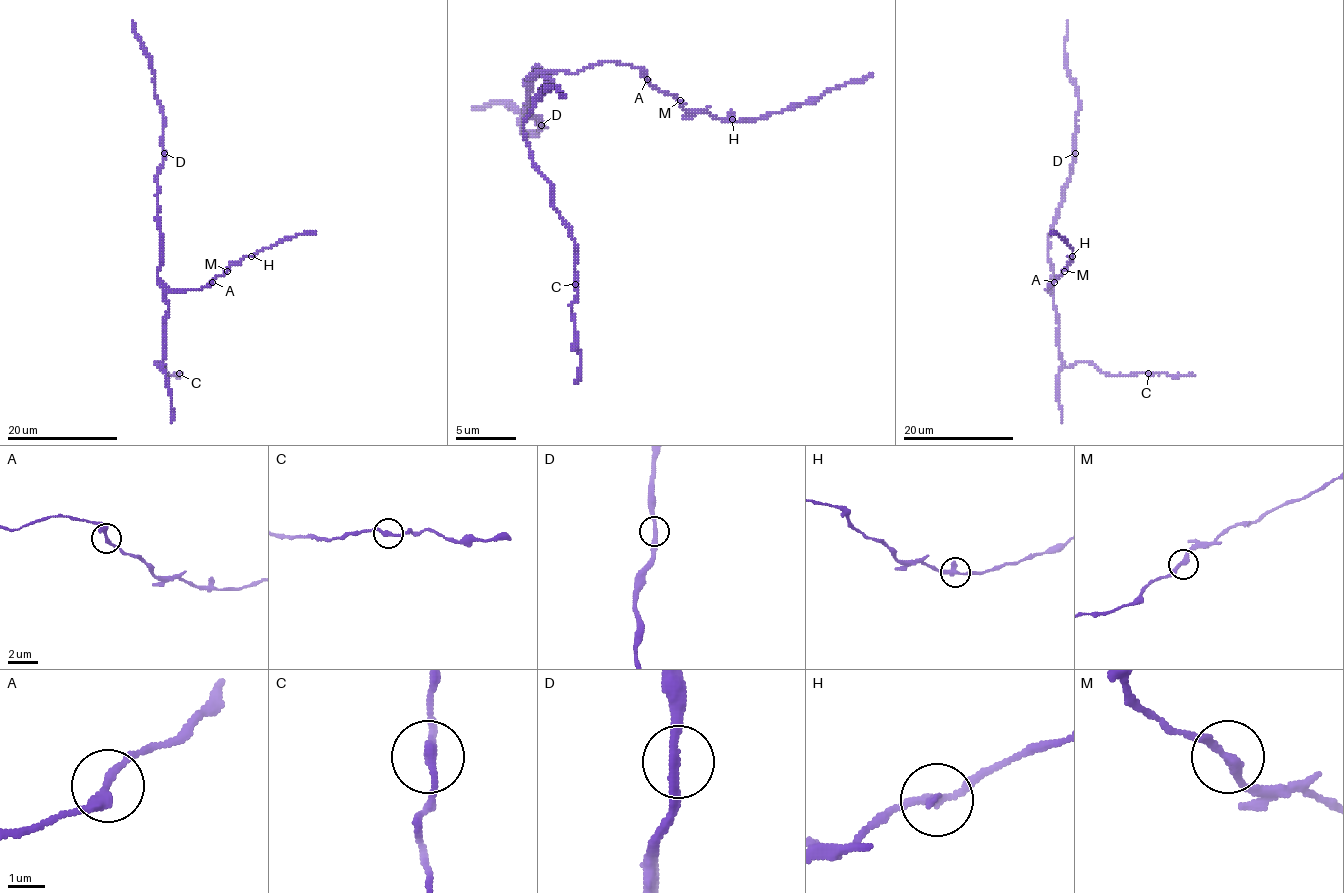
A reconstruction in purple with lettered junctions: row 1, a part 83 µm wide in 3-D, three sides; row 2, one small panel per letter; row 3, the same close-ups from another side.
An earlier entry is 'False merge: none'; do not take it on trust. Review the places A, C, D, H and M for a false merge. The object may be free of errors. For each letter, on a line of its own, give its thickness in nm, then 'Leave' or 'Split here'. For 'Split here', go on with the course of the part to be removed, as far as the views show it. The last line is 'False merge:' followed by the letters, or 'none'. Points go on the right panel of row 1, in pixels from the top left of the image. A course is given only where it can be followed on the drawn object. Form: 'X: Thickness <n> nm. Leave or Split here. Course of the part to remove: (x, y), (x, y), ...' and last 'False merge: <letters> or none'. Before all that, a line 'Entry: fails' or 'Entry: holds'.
Entry: holds
A: Thickness 240 nm. Leave
C: Thickness 240 nm. Leave
D: Thickness 280 nm. Leave
H: Thickness 240 nm. Leave
M: Thickness 240 nm. Leave
False merge: none

